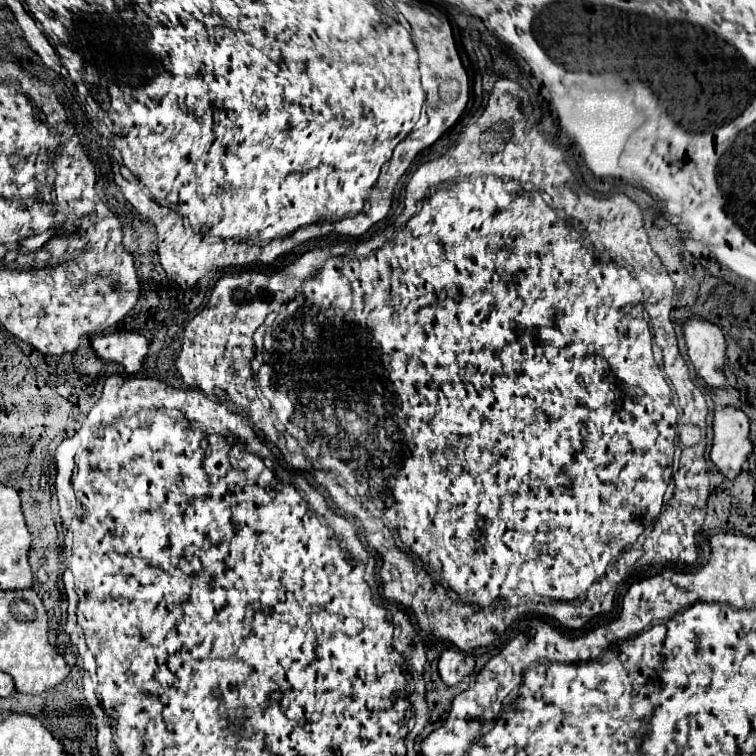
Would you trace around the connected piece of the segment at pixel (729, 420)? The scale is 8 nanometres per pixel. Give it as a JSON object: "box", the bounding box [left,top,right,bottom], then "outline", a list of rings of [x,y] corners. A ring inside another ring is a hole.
{"box":[711,408,753,480],"outline":[[[721,408],[715,412],[713,432],[711,460],[723,476],[733,480],[753,452],[749,440],[749,418],[737,408]]]}

